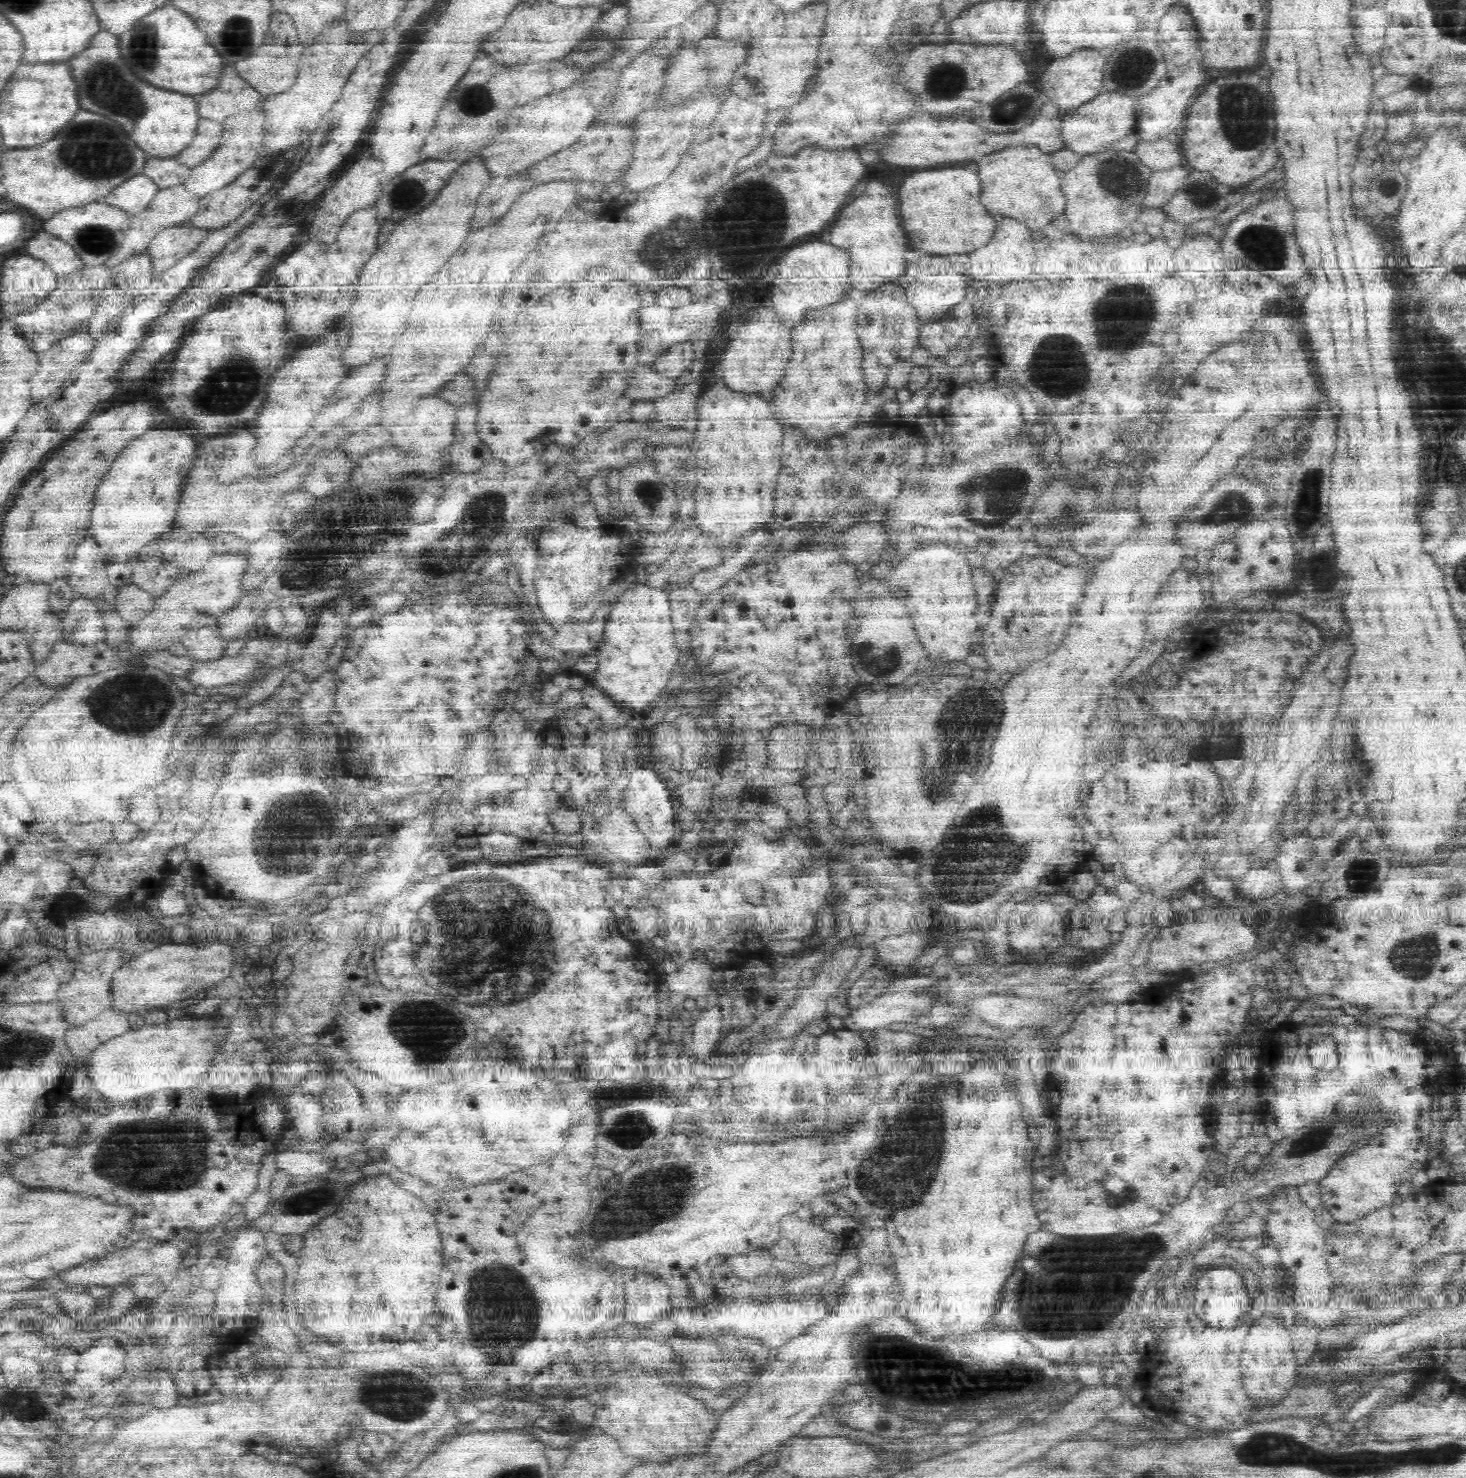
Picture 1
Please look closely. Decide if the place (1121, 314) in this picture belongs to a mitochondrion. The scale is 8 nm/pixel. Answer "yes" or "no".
yes

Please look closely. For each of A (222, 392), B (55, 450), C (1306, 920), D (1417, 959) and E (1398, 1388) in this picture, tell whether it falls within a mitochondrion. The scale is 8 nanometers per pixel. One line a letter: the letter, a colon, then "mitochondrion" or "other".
A: mitochondrion
B: other
C: other
D: mitochondrion
E: other

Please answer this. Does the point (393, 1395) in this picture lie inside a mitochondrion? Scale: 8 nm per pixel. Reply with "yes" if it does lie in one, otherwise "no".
yes

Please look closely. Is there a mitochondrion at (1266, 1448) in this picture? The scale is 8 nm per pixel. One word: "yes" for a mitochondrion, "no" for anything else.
yes

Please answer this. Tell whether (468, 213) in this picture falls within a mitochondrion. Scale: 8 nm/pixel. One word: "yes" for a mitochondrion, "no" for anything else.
no

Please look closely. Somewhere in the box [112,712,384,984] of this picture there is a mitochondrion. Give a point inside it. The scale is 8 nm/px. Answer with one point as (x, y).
(291, 828)

